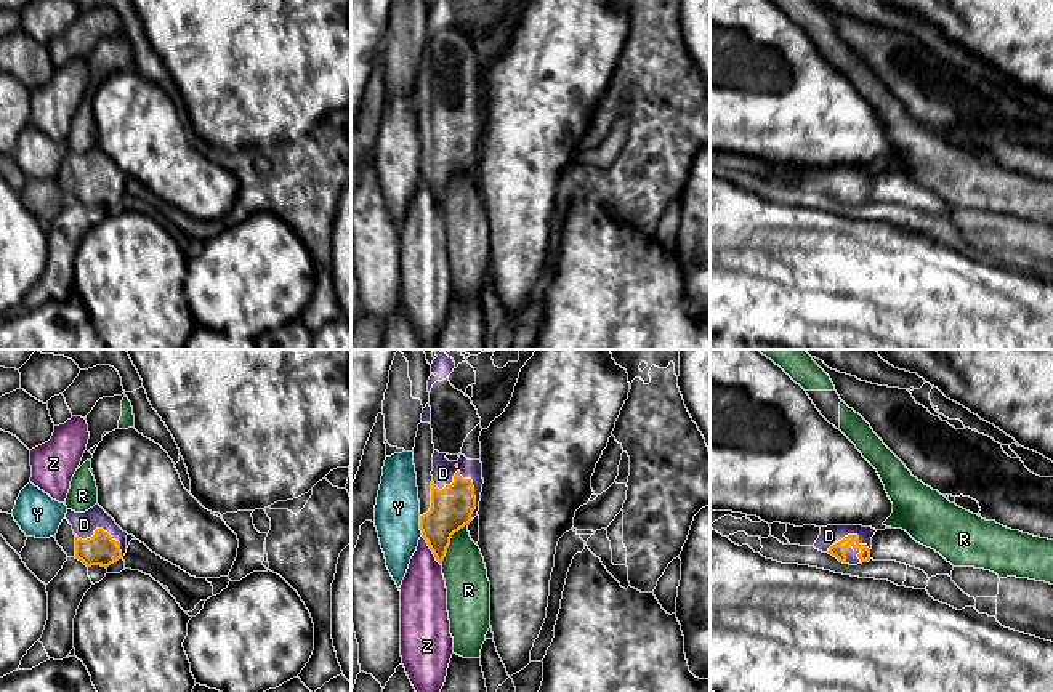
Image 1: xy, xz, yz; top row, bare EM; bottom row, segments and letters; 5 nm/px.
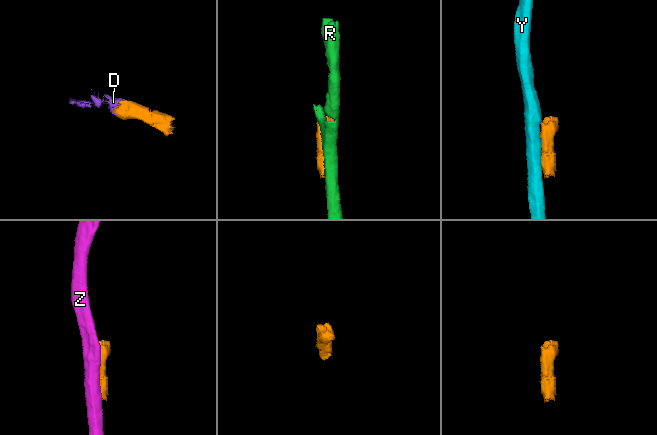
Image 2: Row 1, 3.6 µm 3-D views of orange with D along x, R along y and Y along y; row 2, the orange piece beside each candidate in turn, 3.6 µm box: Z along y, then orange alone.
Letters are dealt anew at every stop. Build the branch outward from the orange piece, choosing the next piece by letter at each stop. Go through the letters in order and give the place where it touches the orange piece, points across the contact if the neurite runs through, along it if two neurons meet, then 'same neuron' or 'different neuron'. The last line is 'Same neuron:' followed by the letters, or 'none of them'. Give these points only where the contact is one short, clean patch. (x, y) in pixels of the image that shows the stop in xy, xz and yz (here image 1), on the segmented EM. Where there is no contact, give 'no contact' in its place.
D: contact xz (473, 489); way xz (451, 510), (473, 489), (457, 471), (443, 473); same neuron
R: contact xz (449, 543); different neuron
Y: contact xz (420, 524); different neuron
Z: contact xz (431, 550); different neuron
Same neuron: D

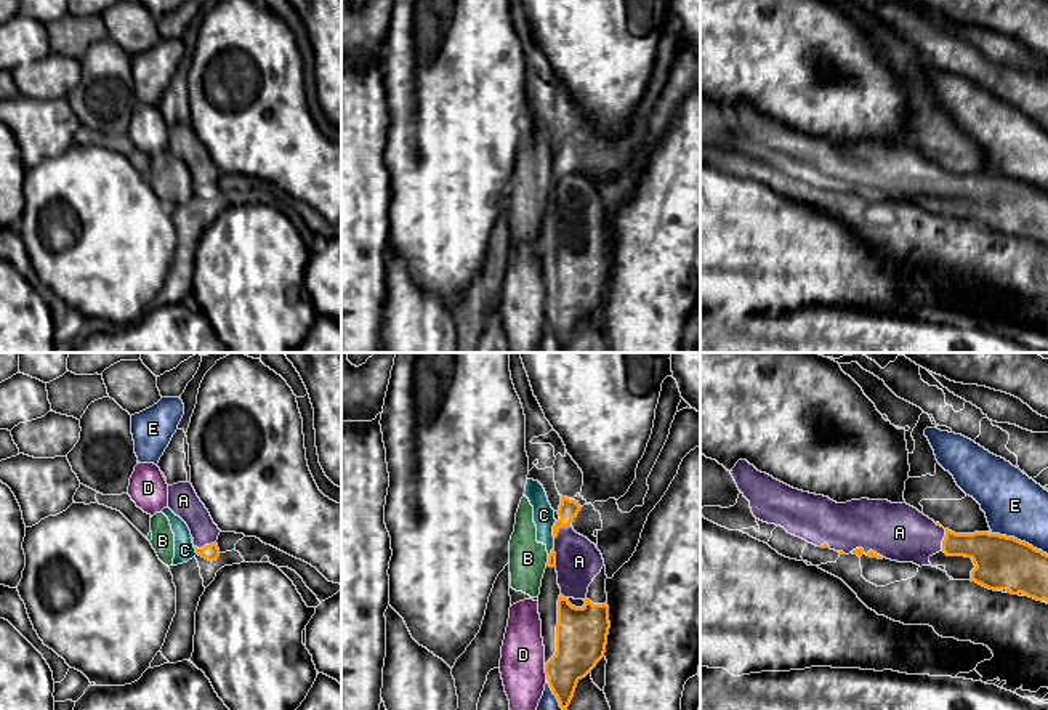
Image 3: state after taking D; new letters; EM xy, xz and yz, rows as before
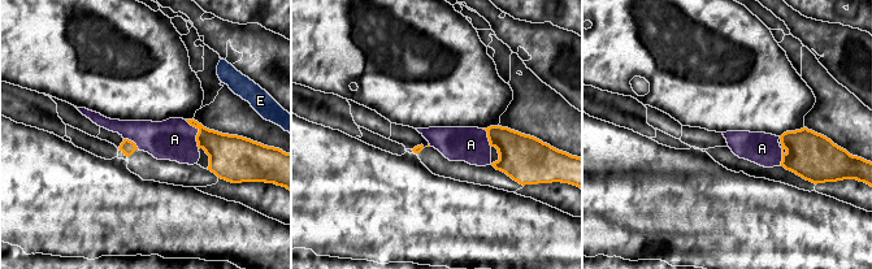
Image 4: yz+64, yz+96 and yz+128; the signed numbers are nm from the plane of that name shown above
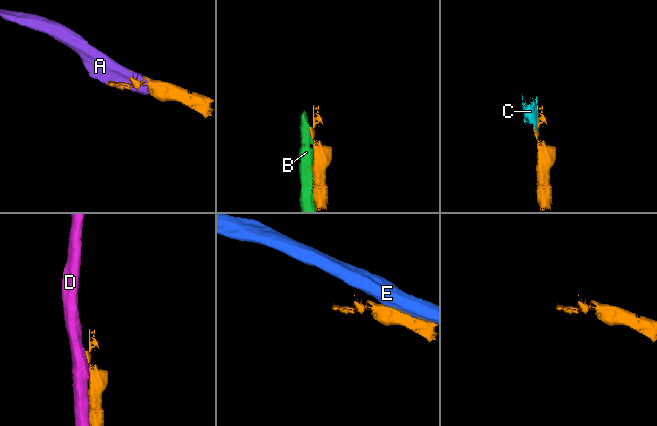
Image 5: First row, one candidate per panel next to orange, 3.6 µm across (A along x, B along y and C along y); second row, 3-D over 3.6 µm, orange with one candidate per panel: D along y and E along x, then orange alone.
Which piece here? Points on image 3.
A: contact xy (205, 545); same neuron
B: contact xz (548, 560); border xz (548, 555), (545, 564); different neuron
C: contact xz (553, 529); border xz (556, 521), (553, 537); different neuron
D: contact xz (545, 670); different neuron
E: contact yz (1019, 540); different neuron
Same neuron: A

